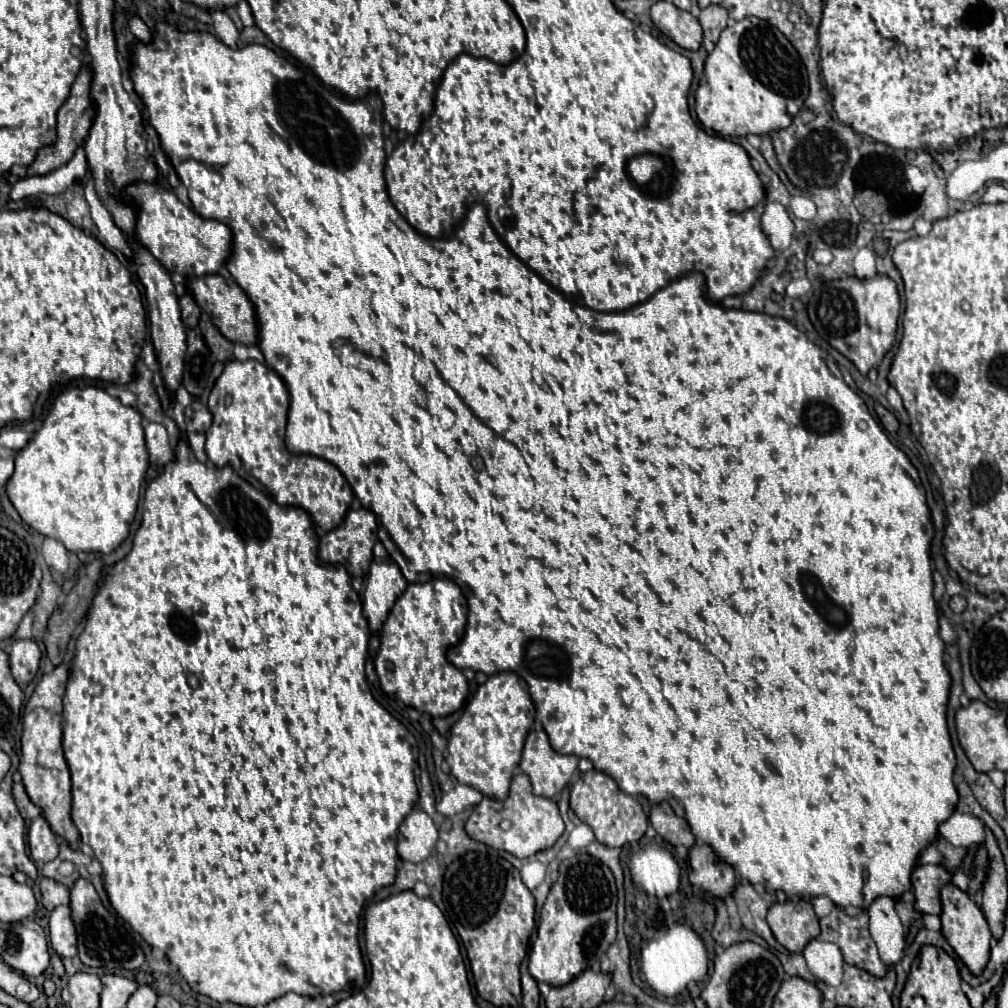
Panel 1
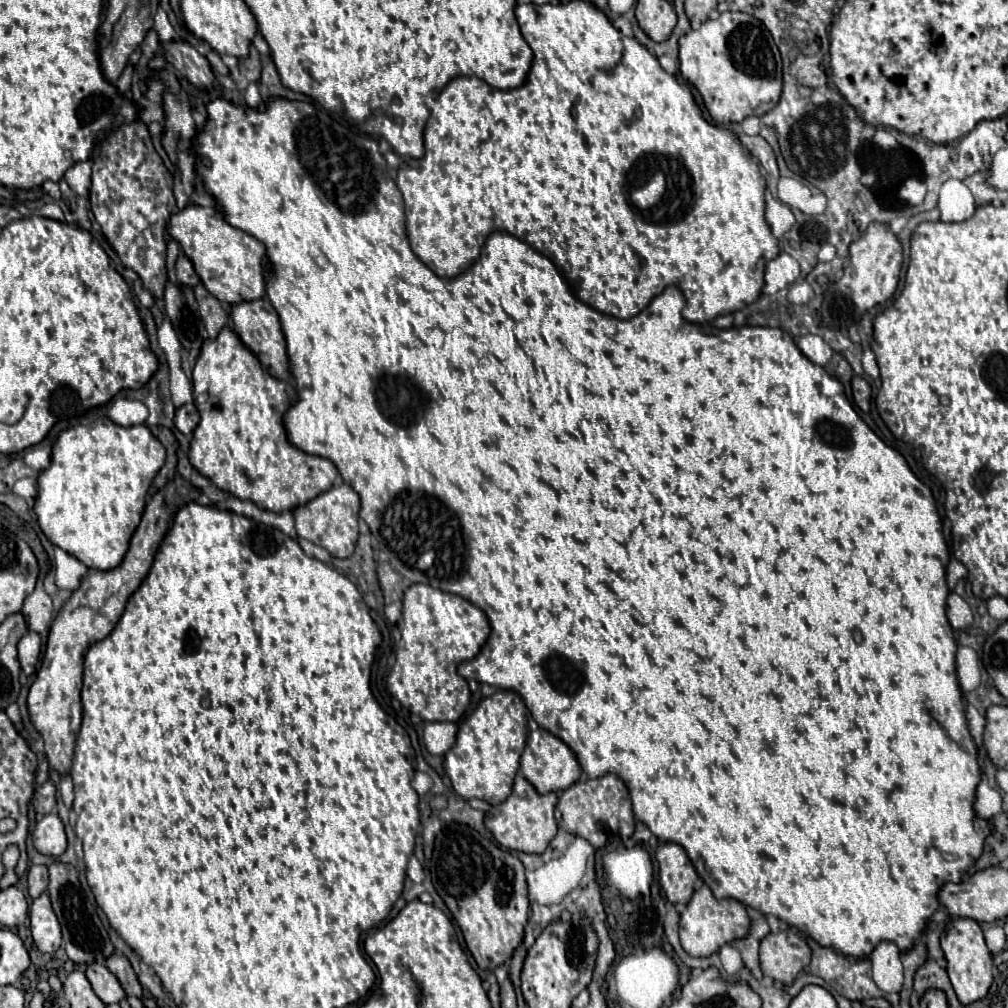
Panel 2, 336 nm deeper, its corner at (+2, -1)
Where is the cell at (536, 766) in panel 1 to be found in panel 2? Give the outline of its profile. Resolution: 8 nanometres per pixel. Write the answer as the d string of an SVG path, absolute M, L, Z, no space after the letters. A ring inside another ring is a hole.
M541 728L531 732L527 738L527 746L521 754L521 772L539 794L563 792L581 778L581 766L579 766L575 754L569 750L569 746L563 744L557 736L549 734L547 730L541 730Z

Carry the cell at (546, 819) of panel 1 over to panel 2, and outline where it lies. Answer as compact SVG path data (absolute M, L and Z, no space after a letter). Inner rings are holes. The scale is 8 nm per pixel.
M517 774L513 792L511 796L493 808L489 814L485 814L485 828L493 834L493 838L507 850L517 850L517 852L527 852L527 854L543 854L549 842L557 836L557 822L555 822L555 804L557 804L557 794L537 794L533 786Z

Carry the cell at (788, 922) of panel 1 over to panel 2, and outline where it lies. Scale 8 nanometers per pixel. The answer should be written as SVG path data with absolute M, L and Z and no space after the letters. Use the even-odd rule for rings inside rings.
M785 928L761 940L759 958L765 976L789 986L795 976L809 966L811 948L793 928Z

